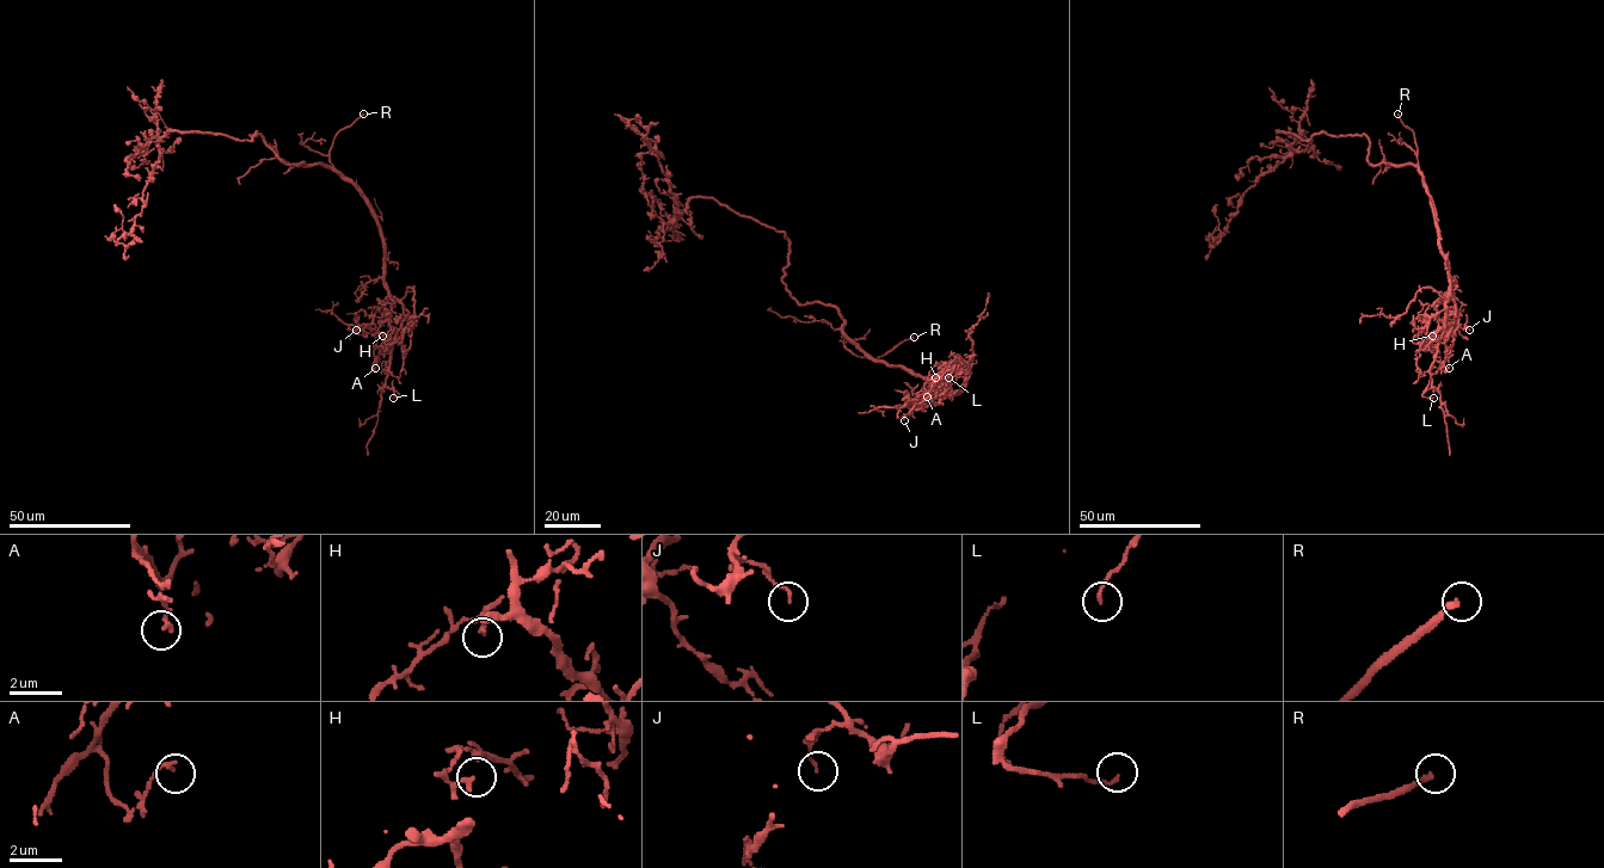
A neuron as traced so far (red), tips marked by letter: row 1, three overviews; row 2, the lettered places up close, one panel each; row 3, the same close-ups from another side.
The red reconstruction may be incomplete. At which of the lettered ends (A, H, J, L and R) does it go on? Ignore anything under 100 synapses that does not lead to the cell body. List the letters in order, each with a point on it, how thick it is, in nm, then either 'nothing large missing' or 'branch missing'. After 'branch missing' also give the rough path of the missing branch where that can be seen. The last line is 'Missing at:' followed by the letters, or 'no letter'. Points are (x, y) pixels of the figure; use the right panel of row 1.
A: at (1449, 368); 160 nm thick; nothing large missing
H: at (1432, 336); 130 nm thick; nothing large missing
J: at (1469, 330); 130 nm thick; nothing large missing
L: at (1433, 398); 110 nm thick; nothing large missing
R: at (1397, 114); 180 nm thick; branch missing; missing branch runs (1397, 114), (1371, 97), (1338, 96)
Missing at: R

